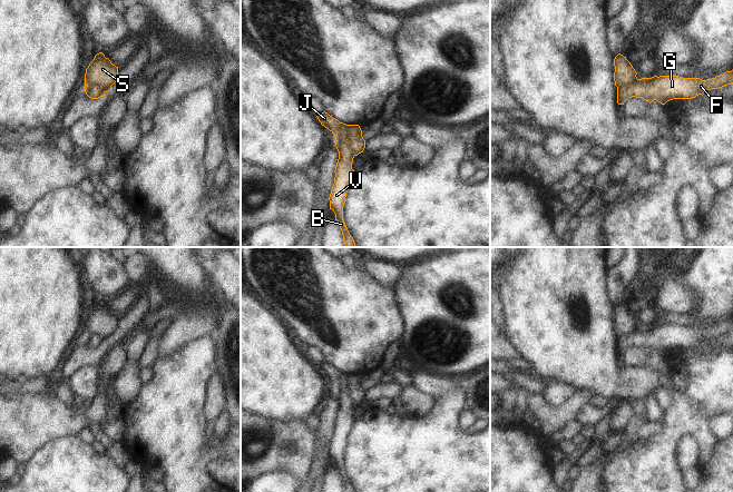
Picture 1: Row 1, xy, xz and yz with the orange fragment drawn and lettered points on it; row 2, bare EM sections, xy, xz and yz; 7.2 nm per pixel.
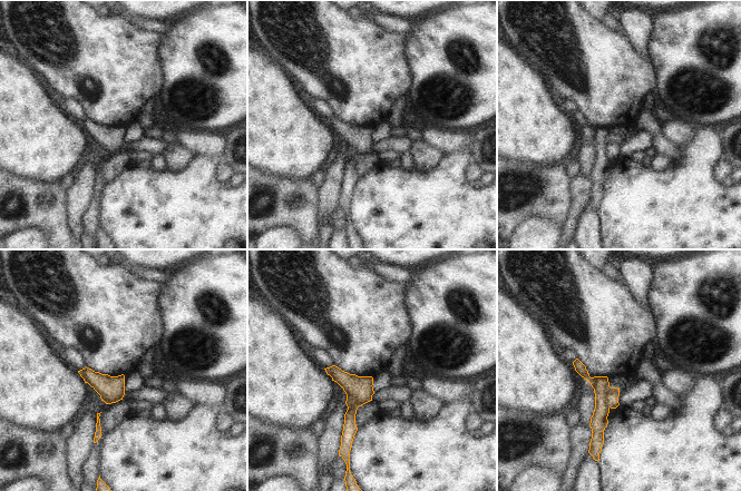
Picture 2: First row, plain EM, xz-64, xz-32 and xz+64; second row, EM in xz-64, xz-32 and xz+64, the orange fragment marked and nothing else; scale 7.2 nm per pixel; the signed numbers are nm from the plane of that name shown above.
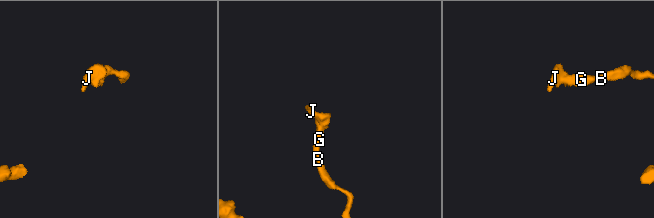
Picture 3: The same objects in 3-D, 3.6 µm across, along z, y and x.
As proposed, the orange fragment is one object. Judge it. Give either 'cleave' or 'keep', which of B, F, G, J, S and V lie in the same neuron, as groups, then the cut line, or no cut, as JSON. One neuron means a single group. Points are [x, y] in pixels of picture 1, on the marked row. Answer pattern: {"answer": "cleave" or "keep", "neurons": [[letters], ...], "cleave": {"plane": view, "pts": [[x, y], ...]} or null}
{"answer": "cleave", "neurons": [["B", "F", "G", "V"], ["J", "S"]], "cleave": {"plane": "xz", "pts": [[343, 129], [353, 156]]}}

